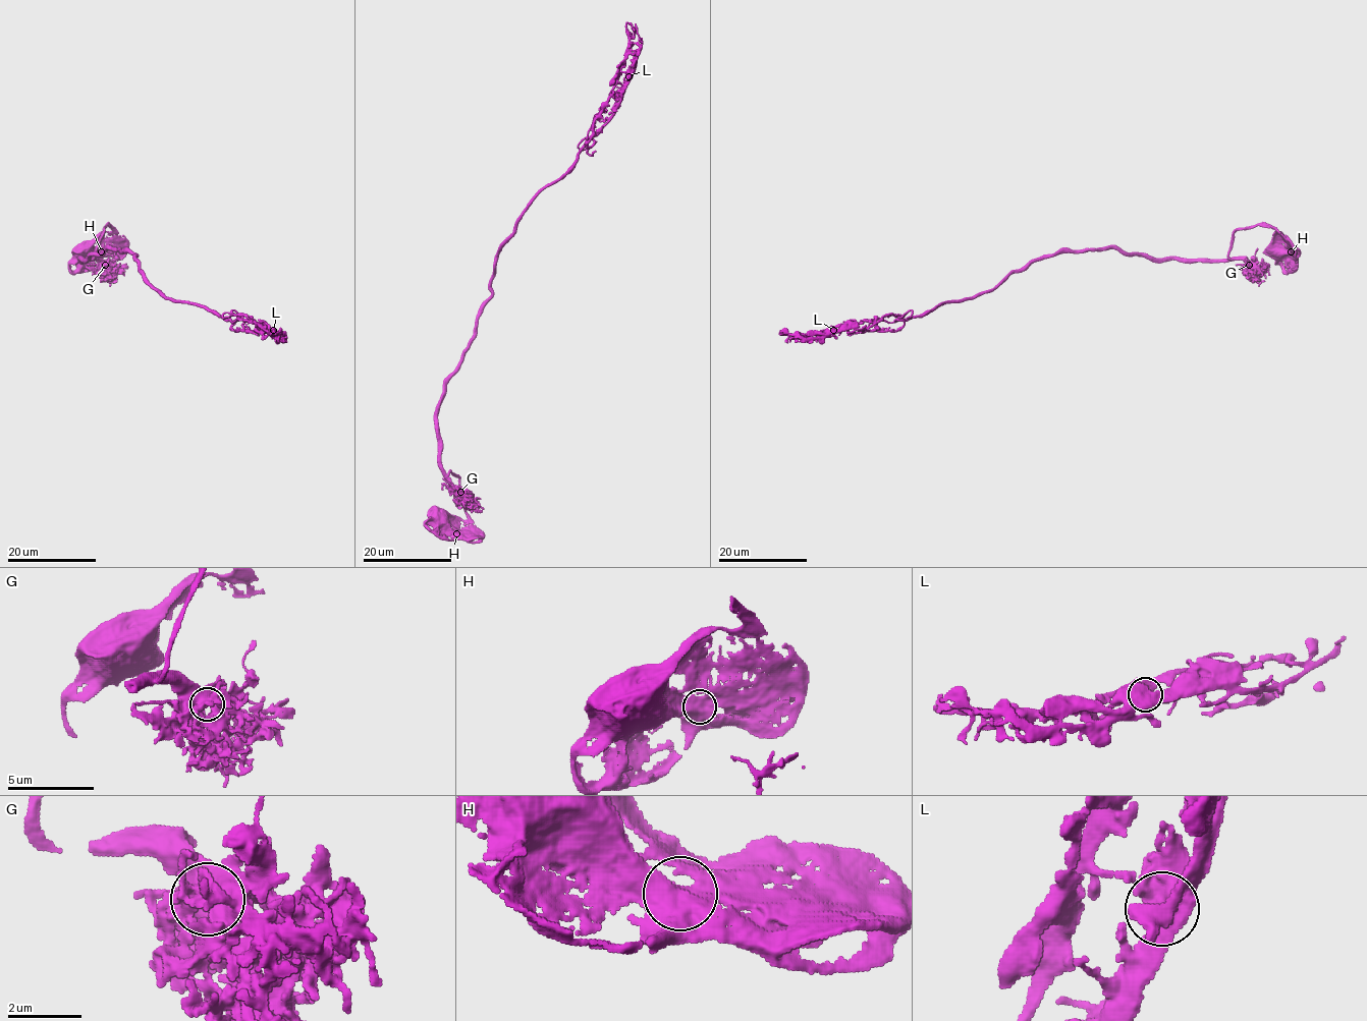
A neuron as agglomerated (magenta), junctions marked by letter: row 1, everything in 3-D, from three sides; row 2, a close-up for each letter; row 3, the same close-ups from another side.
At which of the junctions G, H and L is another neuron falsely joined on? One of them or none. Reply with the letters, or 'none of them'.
none of them

